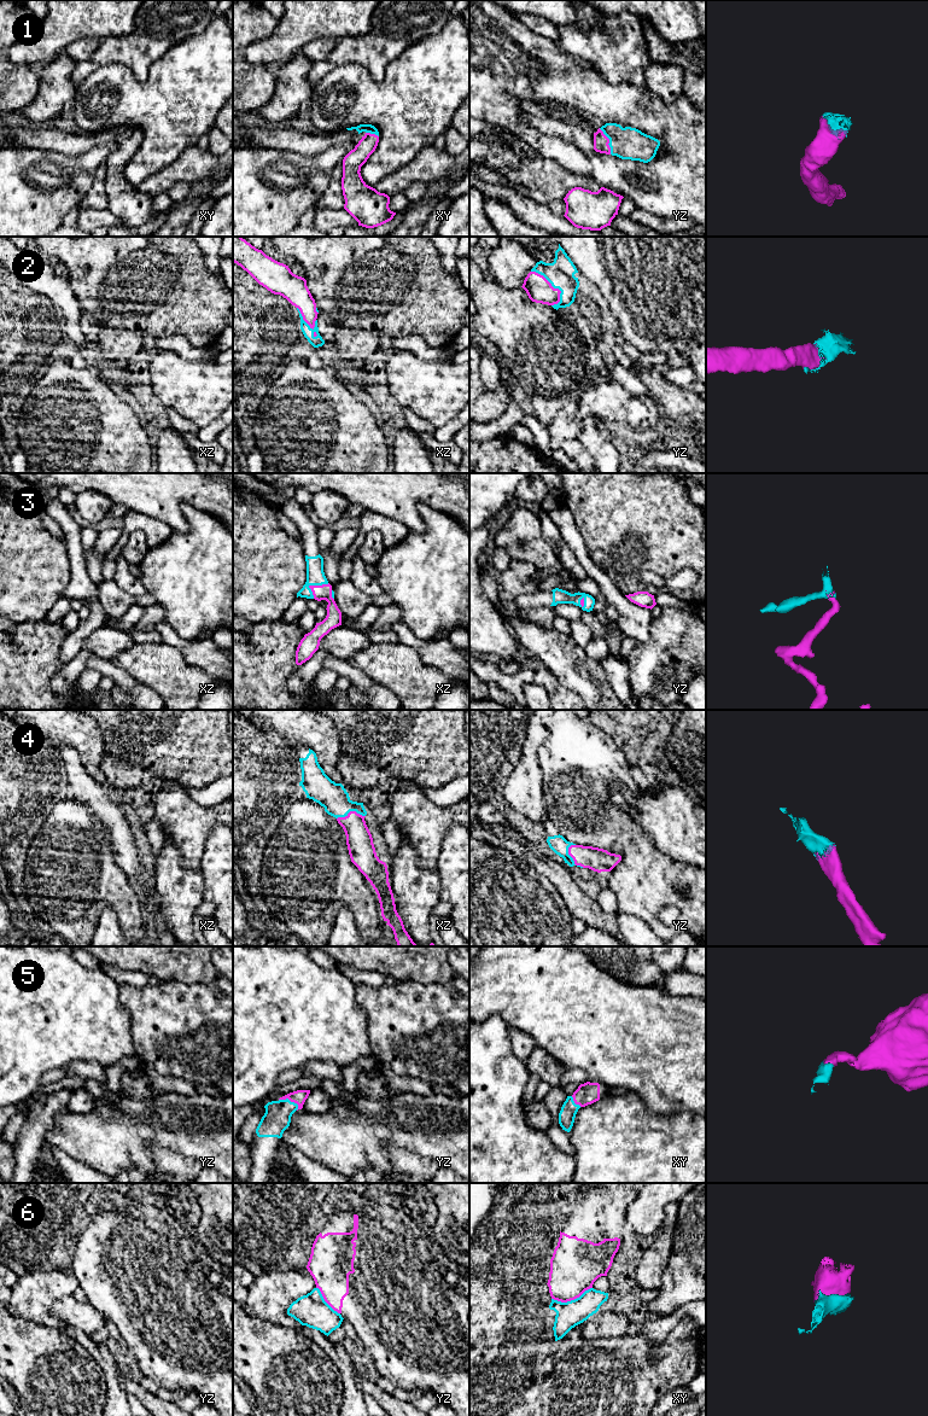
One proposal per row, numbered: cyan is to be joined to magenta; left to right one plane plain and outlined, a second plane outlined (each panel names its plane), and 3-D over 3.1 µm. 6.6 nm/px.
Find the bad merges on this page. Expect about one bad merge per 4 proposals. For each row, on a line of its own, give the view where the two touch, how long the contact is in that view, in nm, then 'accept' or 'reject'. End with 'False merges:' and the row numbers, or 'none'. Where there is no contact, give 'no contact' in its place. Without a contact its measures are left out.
1: contact in yz; length 190 nm; accept
2: contact in yz; length 280 nm; accept
3: contact in xz; length 150 nm; accept
4: contact in yz; length 180 nm; accept
5: contact in yz; length 150 nm; accept
6: contact in xy; length 280 nm; reject
False merges: 6

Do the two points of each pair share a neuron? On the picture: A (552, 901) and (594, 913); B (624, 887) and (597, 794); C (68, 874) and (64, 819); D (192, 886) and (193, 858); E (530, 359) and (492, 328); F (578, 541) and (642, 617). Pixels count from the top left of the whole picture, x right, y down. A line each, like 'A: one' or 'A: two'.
A: two
B: one
C: one
D: two
E: one
F: one

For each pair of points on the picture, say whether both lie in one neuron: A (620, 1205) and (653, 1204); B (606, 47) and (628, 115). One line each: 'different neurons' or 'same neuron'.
A: different neurons
B: different neurons

